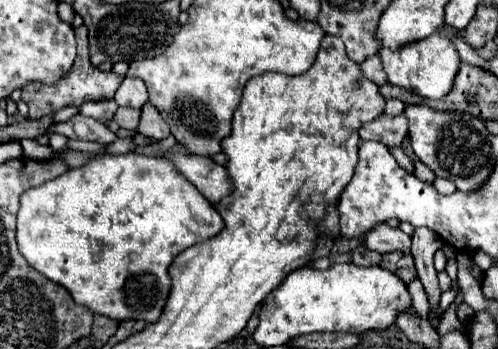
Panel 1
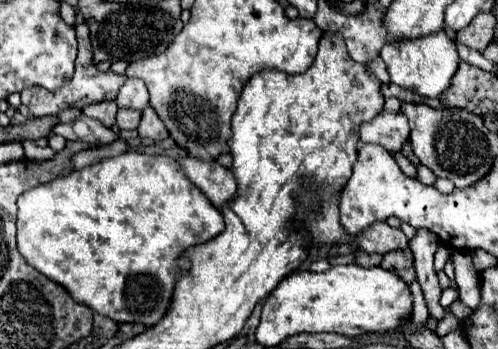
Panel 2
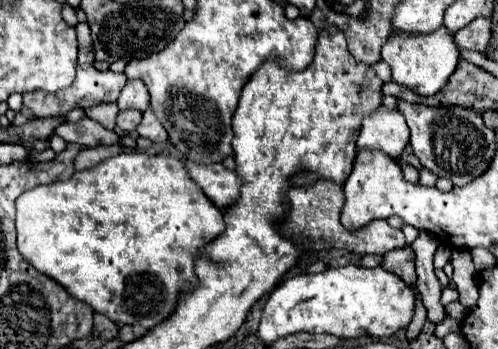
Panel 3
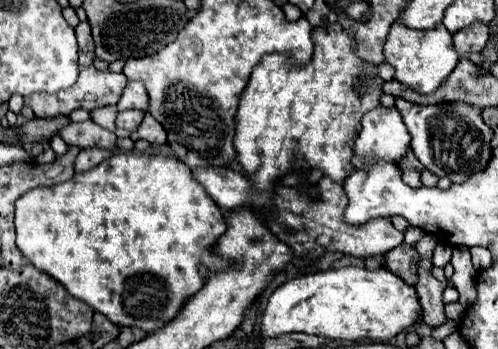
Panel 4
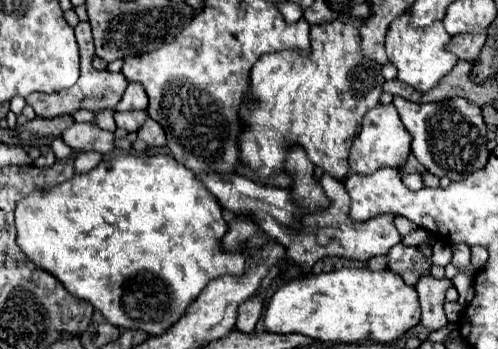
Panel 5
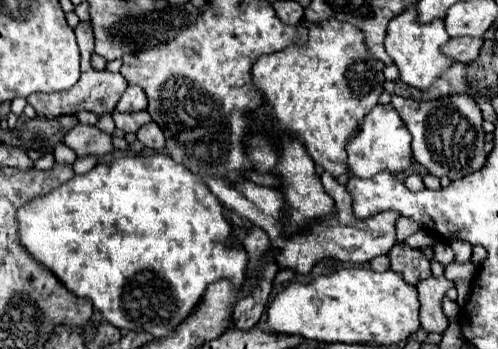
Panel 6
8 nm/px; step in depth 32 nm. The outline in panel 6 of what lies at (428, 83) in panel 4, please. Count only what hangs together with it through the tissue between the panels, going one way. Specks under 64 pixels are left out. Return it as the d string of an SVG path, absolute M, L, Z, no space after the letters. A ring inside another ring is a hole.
M406 8L404 14L392 18L392 24L388 24L384 46L388 56L400 70L400 80L418 90L426 90L442 76L442 72L446 72L454 64L454 60L440 50L450 40L450 36L444 28L444 20L436 20L436 24L414 24L414 22L416 20L412 20L412 8Z

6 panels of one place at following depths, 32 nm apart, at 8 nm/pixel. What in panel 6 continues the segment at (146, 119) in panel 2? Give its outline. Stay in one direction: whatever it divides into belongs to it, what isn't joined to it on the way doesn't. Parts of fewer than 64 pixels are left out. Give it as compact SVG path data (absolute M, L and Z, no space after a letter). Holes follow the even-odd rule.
M156 122L144 124L144 128L140 128L140 130L136 132L136 136L138 136L138 140L144 142L148 148L156 148L156 150L164 148L164 134L162 134L162 130L160 130L160 126L158 126Z

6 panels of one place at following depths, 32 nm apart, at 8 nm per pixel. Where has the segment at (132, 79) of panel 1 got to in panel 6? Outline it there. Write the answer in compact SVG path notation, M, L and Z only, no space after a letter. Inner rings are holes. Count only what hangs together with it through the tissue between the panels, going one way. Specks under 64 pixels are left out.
M130 84L126 88L126 92L122 94L116 110L118 112L136 112L136 110L146 110L146 106L148 106L148 100L146 100L144 90L136 84Z

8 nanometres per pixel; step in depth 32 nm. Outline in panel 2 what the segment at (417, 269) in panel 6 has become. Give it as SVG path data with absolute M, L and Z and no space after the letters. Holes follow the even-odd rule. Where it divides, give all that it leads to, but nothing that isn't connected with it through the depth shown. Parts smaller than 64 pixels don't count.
M388 252L384 254L384 260L382 264L386 270L394 272L396 276L400 276L406 284L414 282L416 280L416 270L414 270L414 258L412 258L412 252Z

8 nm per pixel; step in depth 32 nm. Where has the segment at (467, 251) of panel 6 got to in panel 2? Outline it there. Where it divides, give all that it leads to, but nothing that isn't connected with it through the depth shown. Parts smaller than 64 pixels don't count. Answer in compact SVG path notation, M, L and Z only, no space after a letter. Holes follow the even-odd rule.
M456 250L452 254L452 260L456 266L456 286L460 292L460 300L474 310L480 306L482 296L480 296L480 280L472 266L472 256L470 252Z

